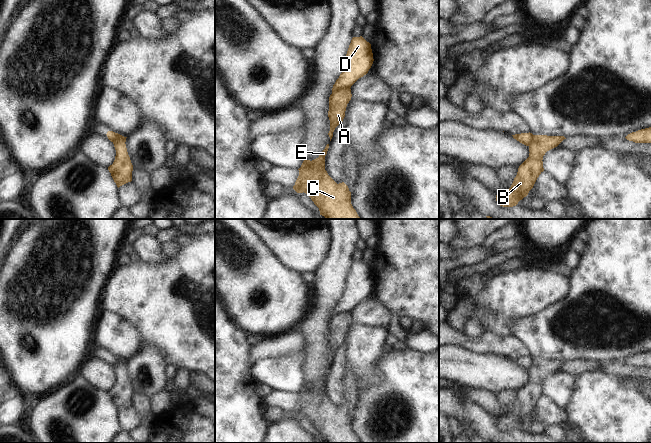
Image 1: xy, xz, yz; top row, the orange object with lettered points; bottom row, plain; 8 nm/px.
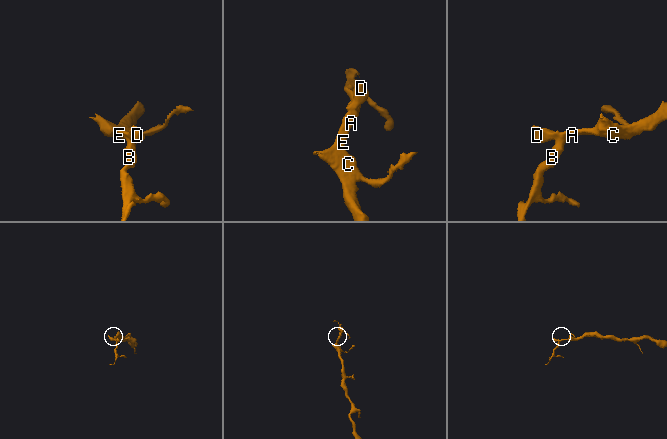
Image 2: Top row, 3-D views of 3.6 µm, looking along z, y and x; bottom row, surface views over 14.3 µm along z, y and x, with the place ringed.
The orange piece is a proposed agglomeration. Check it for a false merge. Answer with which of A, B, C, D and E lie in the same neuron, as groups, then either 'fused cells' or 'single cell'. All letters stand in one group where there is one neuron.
A B C E / D; fused cells

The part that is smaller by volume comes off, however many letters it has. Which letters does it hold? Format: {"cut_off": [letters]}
{"cut_off": ["D"]}

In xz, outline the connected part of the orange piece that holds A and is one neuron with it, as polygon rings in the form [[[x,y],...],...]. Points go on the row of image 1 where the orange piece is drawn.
[[[350,88],[338,89],[329,97],[328,117],[330,120],[330,131],[328,133],[330,141],[333,137],[335,128],[343,122],[347,104],[351,100],[352,94]]]

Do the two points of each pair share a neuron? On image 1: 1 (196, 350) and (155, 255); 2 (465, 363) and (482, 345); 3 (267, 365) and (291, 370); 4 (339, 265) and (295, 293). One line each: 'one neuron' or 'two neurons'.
1: two neurons
2: two neurons
3: one neuron
4: two neurons

